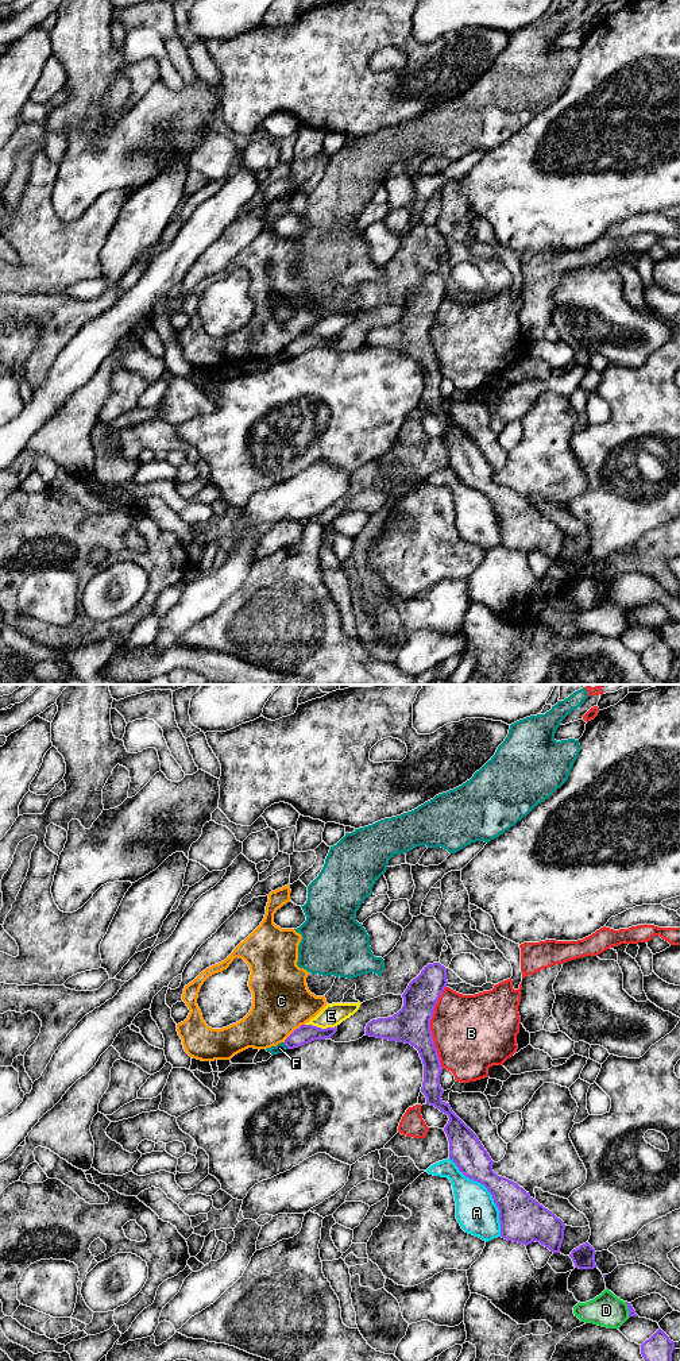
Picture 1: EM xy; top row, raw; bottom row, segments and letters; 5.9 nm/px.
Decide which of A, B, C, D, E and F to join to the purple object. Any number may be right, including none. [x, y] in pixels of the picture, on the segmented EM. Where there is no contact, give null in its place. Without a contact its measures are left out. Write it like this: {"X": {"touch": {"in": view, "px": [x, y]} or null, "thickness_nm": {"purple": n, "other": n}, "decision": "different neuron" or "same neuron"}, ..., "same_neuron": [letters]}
{"A": {"touch": {"in": "xy", "px": [489, 1191]}, "thickness_nm": {"purple": 260, "other": 240}, "decision": "different neuron"}, "B": {"touch": {"in": "xy", "px": [429, 1028]}, "thickness_nm": {"purple": 220, "other": 440}, "decision": "different neuron"}, "C": {"touch": {"in": "xy", "px": [293, 1032]}, "thickness_nm": {"purple": 110, "other": 360}, "decision": "different neuron"}, "D": {"touch": {"in": "xy", "px": [629, 1310]}, "thickness_nm": {"purple": 50, "other": 200}, "decision": "different neuron"}, "E": {"touch": {"in": "xy", "px": [320, 1028]}, "thickness_nm": {"purple": 110, "other": 140}, "decision": "different neuron"}, "F": {"touch": {"in": "xy", "px": [285, 1044]}, "thickness_nm": {"purple": 110, "other": 60}, "decision": "different neuron"}, "same_neuron": []}

